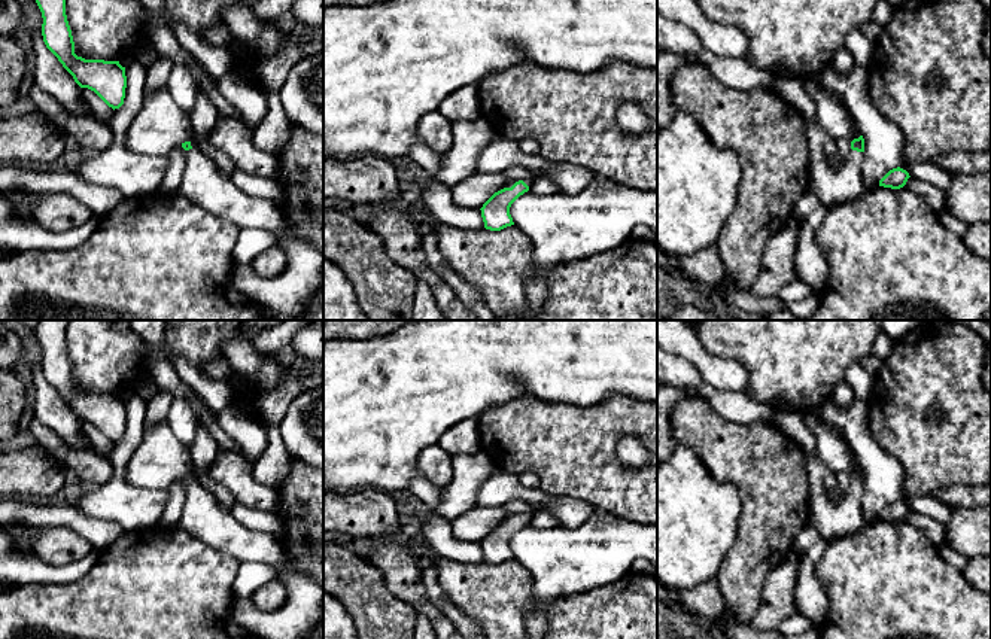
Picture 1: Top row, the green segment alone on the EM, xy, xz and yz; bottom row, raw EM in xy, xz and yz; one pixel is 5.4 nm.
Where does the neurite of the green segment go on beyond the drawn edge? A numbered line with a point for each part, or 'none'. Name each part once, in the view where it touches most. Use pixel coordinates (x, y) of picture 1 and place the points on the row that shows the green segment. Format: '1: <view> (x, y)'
1: yz (832, 185)

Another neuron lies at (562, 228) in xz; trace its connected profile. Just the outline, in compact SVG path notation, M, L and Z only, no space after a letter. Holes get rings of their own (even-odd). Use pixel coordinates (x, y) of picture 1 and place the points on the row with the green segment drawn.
M599 176L574 195L528 191L511 204L510 214L531 240L536 268L612 250L638 225L653 229L657 246L657 191L632 189Z

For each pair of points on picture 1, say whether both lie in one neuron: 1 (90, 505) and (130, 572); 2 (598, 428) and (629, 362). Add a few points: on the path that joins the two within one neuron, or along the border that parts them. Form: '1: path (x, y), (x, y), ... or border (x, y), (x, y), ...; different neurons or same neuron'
1: border (155, 525), (124, 532); different neurons
2: border (641, 399), (610, 395), (583, 408); different neurons

